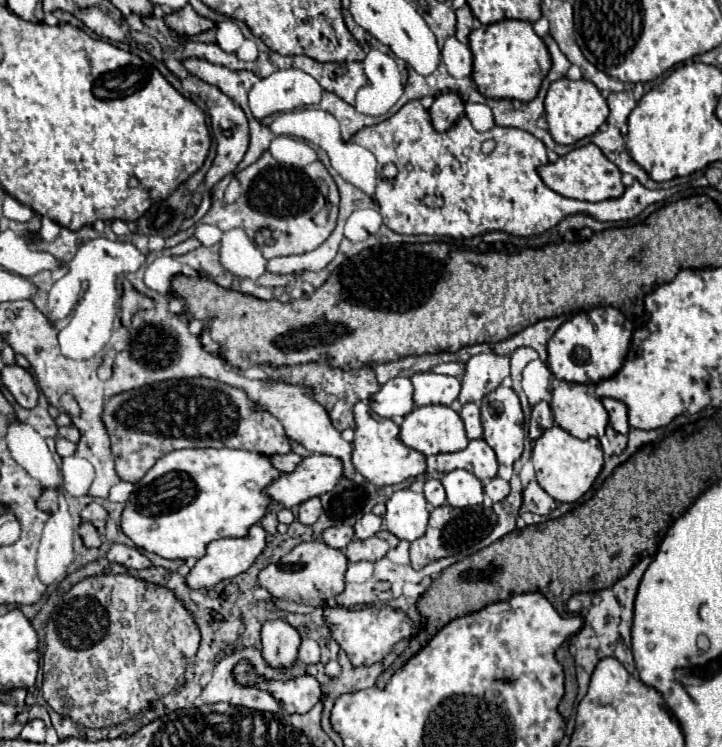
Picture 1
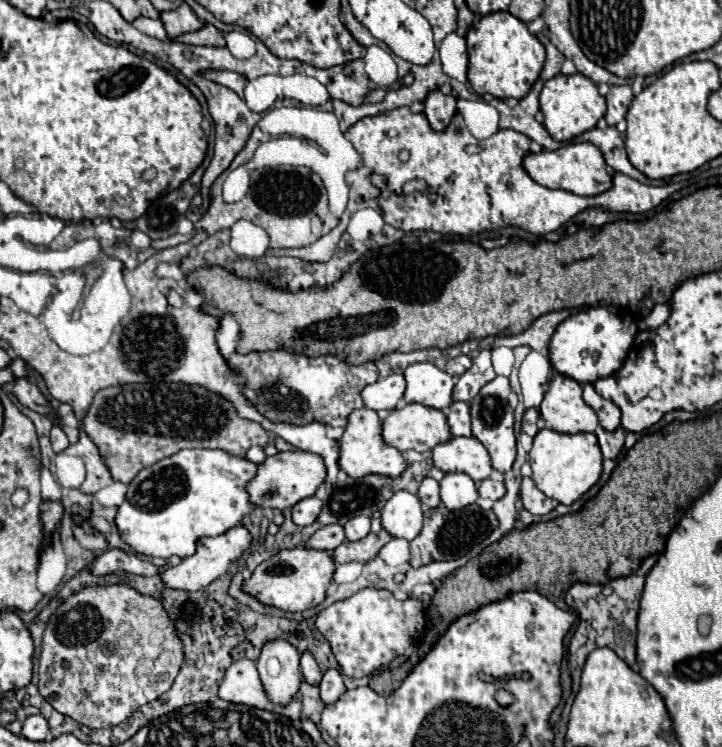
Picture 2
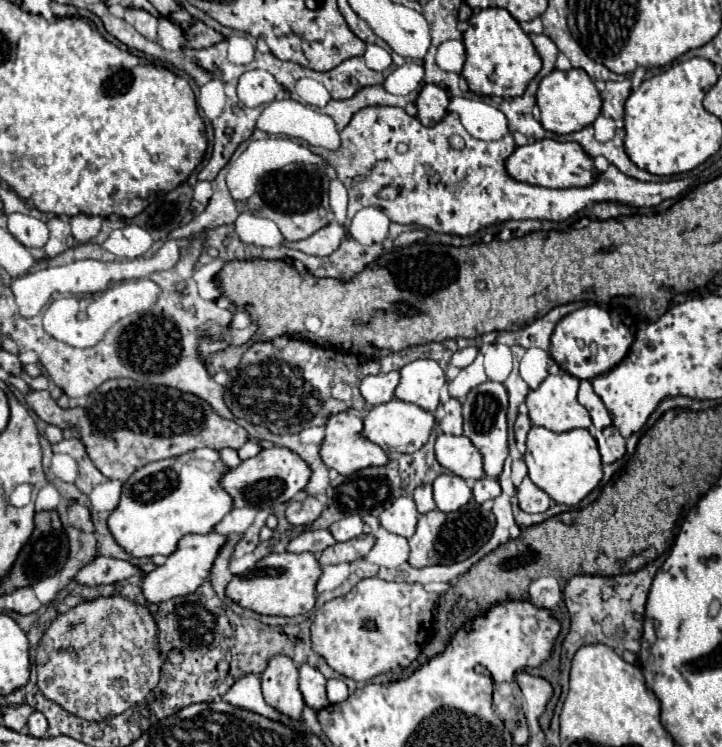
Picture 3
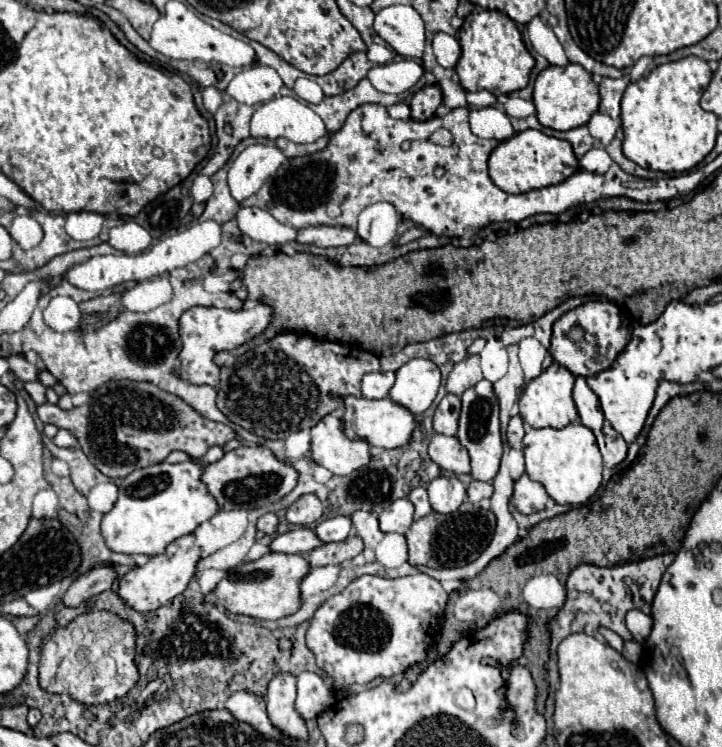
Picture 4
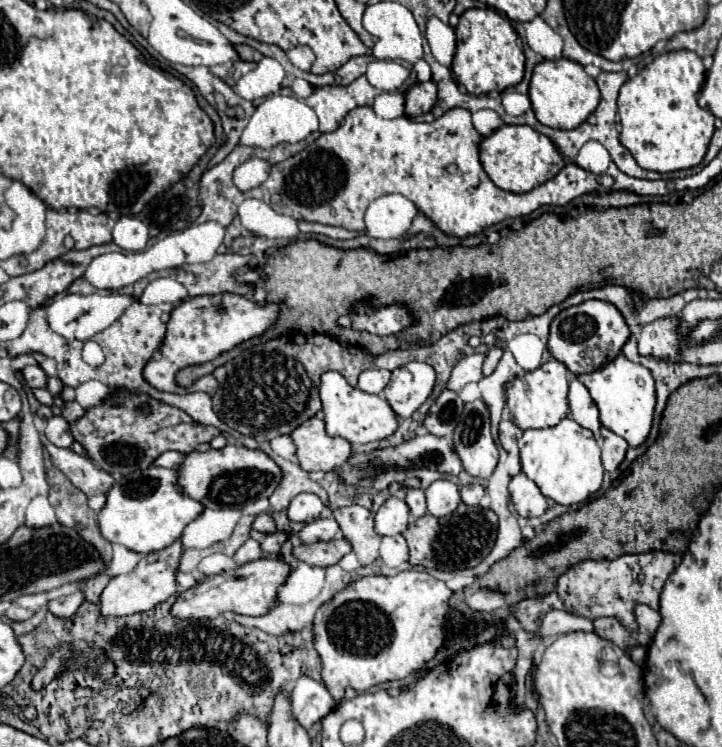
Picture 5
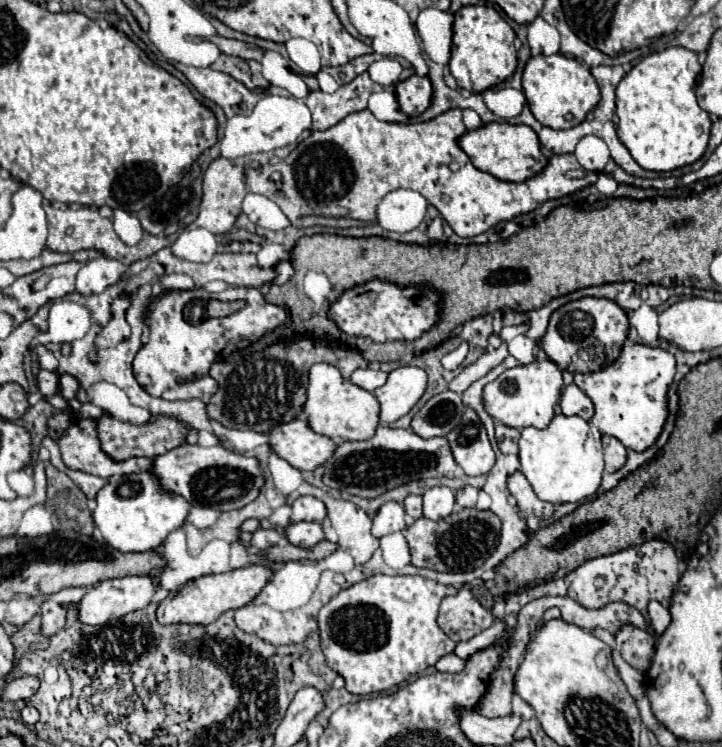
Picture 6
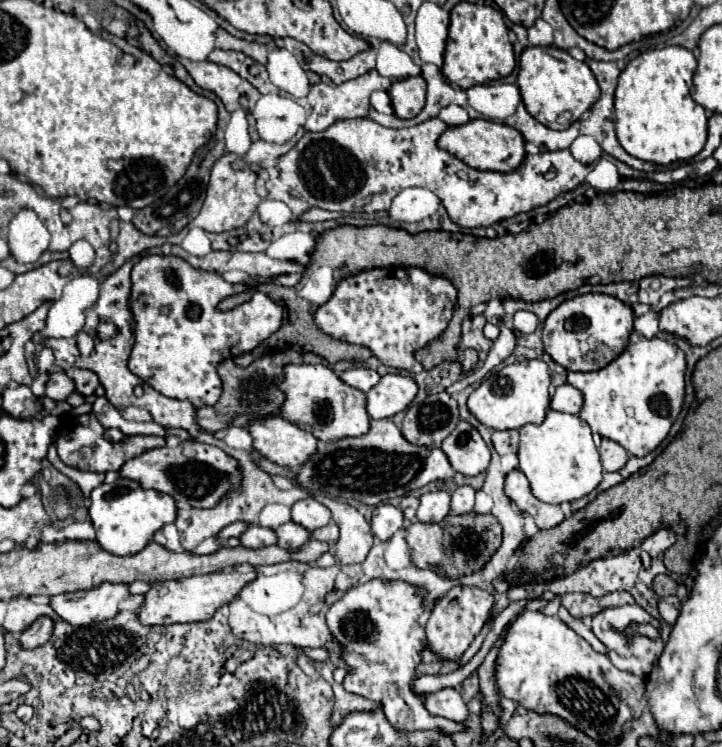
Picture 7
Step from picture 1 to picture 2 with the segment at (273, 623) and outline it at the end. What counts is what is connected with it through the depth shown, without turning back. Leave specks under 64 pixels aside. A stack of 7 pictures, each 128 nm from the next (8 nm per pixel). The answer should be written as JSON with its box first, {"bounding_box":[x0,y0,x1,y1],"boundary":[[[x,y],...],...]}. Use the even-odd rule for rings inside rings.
{"bounding_box":[258,638,300,704],"boundary":[[[284,638],[268,640],[262,646],[258,658],[260,680],[276,700],[276,704],[288,704],[300,686],[300,652]]]}

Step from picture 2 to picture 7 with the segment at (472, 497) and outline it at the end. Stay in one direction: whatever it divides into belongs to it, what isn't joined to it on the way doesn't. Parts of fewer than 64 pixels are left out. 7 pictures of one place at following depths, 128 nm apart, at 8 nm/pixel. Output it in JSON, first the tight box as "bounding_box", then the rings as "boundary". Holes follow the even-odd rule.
{"bounding_box":[416,490,450,522],"boundary":[[[436,490],[420,496],[416,518],[420,522],[440,522],[450,514],[450,492]]]}

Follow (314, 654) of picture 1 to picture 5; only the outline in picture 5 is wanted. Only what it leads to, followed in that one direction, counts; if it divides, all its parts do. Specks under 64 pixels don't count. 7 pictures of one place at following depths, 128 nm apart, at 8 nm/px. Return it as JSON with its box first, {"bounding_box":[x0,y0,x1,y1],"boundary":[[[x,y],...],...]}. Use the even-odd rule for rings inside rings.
{"bounding_box":[290,676,336,728],"boundary":[[[302,676],[292,686],[290,704],[292,704],[292,714],[304,728],[310,728],[314,722],[322,720],[336,706],[326,686],[308,676]]]}

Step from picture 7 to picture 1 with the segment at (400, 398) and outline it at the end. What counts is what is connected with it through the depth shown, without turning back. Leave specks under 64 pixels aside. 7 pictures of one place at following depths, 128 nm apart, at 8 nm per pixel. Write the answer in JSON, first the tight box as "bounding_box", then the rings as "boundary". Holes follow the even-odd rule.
{"bounding_box":[412,372,460,406],"boundary":[[[418,372],[412,378],[414,384],[414,404],[444,404],[450,406],[460,394],[460,380],[456,376],[440,376],[434,372]]]}

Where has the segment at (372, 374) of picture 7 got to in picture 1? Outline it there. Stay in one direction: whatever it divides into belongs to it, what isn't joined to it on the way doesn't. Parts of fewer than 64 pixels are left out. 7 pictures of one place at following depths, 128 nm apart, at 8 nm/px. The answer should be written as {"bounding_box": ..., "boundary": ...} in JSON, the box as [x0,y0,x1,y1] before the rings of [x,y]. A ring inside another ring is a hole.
{"bounding_box":[370,378,414,420],"boundary":[[[394,378],[384,384],[370,400],[370,408],[382,418],[400,420],[414,410],[412,382],[408,378]]]}

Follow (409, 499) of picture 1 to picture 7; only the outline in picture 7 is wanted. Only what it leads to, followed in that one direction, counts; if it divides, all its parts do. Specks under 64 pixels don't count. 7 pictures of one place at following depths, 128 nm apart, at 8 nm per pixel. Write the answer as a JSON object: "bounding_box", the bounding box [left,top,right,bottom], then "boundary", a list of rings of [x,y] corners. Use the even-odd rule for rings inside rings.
{"bounding_box":[370,504,404,540],"boundary":[[[380,504],[374,510],[370,524],[372,524],[372,534],[378,540],[388,540],[394,532],[398,532],[402,528],[404,514],[402,514],[400,508],[396,508],[392,504]]]}

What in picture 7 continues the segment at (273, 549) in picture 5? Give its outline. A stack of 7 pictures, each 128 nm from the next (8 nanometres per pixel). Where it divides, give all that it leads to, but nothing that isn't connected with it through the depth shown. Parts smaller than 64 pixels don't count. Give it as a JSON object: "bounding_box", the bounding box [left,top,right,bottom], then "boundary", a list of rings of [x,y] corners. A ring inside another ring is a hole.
{"bounding_box":[240,526,278,548],"boundary":[[[248,526],[248,530],[240,536],[240,542],[242,546],[246,548],[264,548],[264,546],[270,546],[270,544],[276,544],[278,542],[278,536],[274,530],[270,528],[262,528],[262,526]]]}

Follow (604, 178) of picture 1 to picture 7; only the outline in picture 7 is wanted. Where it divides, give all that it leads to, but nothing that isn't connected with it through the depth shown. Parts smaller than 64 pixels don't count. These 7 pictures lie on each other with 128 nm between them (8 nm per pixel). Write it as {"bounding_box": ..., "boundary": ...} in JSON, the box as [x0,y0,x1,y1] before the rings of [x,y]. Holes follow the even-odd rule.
{"bounding_box":[438,120,526,172],"boundary":[[[470,120],[464,126],[450,126],[444,136],[440,136],[438,146],[466,162],[468,166],[476,170],[492,170],[492,172],[514,172],[522,166],[526,158],[526,140],[524,136],[502,122],[490,122],[490,120]]]}

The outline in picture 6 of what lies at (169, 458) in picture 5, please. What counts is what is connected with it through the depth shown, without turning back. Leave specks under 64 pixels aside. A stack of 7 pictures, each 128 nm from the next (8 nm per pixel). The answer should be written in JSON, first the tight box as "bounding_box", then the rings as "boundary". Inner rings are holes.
{"bounding_box":[58,420,152,478],"boundary":[[[74,420],[68,432],[58,440],[64,464],[74,470],[110,478],[114,474],[132,474],[152,468],[152,460],[126,460],[124,464],[112,464],[96,440],[96,422],[94,420]]]}

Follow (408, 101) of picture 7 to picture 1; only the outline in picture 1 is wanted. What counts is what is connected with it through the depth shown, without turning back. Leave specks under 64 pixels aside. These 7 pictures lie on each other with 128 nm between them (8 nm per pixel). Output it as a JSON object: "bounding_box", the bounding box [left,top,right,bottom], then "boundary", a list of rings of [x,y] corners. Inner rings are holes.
{"bounding_box":[430,92,464,132],"boundary":[[[444,92],[434,100],[430,108],[430,116],[432,116],[434,128],[438,132],[444,132],[452,124],[456,124],[460,116],[464,116],[464,102],[456,92]]]}

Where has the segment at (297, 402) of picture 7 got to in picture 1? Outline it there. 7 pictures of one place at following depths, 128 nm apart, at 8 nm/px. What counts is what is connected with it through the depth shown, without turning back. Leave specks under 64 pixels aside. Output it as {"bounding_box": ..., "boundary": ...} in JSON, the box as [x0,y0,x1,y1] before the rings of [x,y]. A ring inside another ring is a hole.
{"bounding_box":[400,406,468,456],"boundary":[[[422,406],[414,408],[412,414],[408,414],[400,426],[400,440],[408,444],[410,448],[430,456],[430,454],[448,454],[448,452],[460,452],[468,446],[468,436],[464,430],[464,422],[456,410],[450,406]]]}

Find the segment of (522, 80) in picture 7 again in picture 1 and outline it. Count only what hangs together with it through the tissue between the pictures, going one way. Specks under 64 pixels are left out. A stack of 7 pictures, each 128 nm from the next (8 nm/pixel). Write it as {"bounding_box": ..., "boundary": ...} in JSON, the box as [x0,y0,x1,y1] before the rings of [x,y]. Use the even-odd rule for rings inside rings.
{"bounding_box":[544,78,608,146],"boundary":[[[568,78],[556,80],[546,94],[544,106],[546,106],[546,122],[548,122],[548,128],[550,128],[554,142],[566,144],[566,146],[576,144],[578,140],[598,132],[598,128],[608,118],[606,100],[598,92],[598,88],[588,80],[578,80],[578,82],[568,80]]]}

